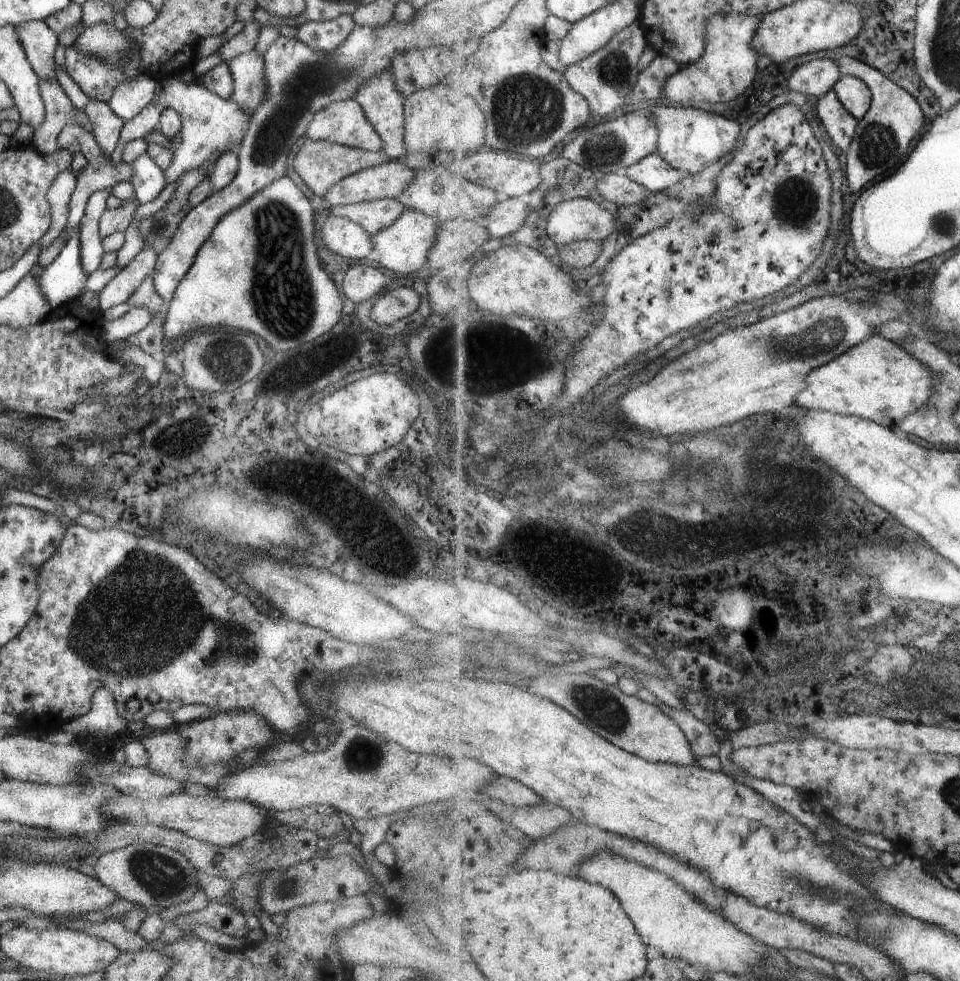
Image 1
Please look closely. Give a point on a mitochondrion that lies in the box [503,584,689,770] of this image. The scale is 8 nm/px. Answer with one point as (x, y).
(605, 711)

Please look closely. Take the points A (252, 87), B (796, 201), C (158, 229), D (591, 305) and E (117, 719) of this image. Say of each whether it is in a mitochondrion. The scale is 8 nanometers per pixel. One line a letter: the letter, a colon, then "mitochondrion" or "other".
A: mitochondrion
B: mitochondrion
C: mitochondrion
D: other
E: other

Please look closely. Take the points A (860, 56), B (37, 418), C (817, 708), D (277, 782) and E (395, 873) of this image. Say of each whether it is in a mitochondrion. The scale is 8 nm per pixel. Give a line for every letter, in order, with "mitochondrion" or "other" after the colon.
A: other
B: other
C: other
D: other
E: other

